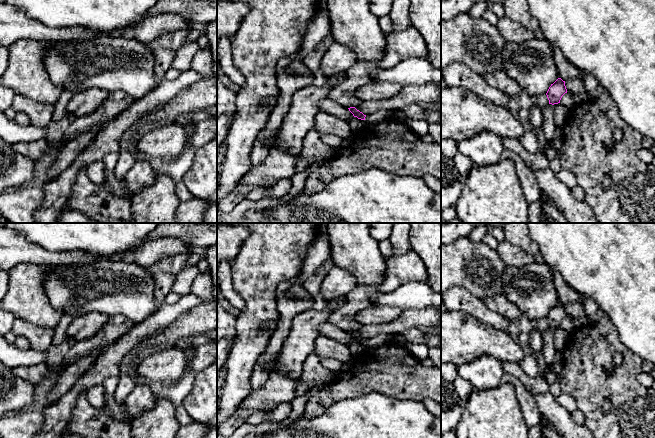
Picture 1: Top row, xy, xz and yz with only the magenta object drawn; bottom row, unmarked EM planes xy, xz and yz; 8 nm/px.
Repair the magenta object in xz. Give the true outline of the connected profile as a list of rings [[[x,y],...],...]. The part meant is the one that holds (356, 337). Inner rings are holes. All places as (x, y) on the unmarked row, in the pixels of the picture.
[[[380,283],[357,286],[346,295],[347,302],[329,316],[328,322],[348,332],[354,341],[365,344],[366,339],[355,332],[361,326],[355,321],[355,315],[371,306],[379,286]]]

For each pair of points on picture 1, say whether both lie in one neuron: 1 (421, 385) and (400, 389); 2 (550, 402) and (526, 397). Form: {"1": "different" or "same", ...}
{"1": "same", "2": "different"}

